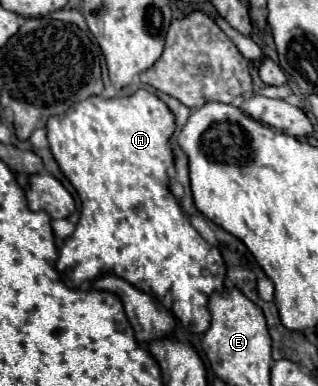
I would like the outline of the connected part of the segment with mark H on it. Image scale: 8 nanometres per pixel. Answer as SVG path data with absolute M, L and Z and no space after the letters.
M138 89L128 97L88 97L68 107L62 115L50 117L46 123L50 151L82 201L76 231L60 249L60 273L74 283L92 281L110 273L118 275L136 285L140 291L154 295L166 309L188 325L208 319L208 297L214 291L224 289L226 265L220 251L200 237L170 193L170 177L166 169L174 165L172 149L168 145L172 133L172 111L146 89Z

